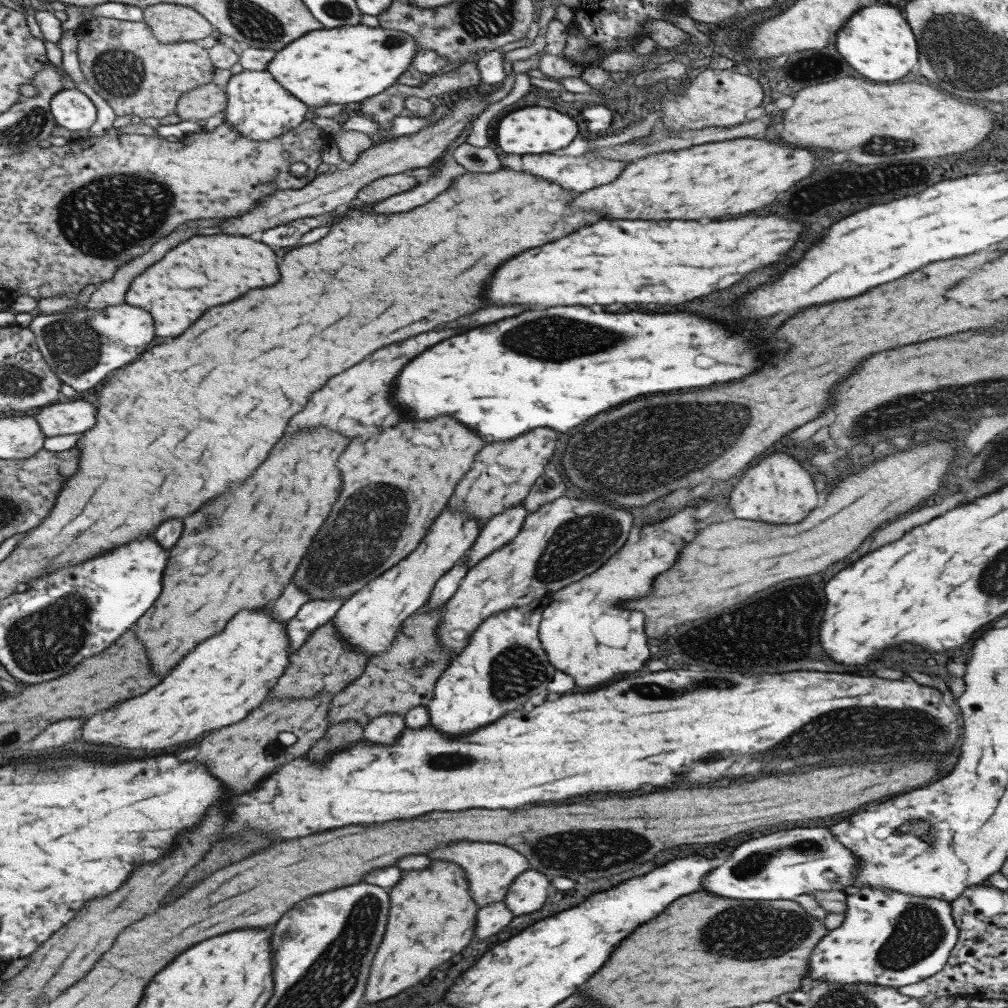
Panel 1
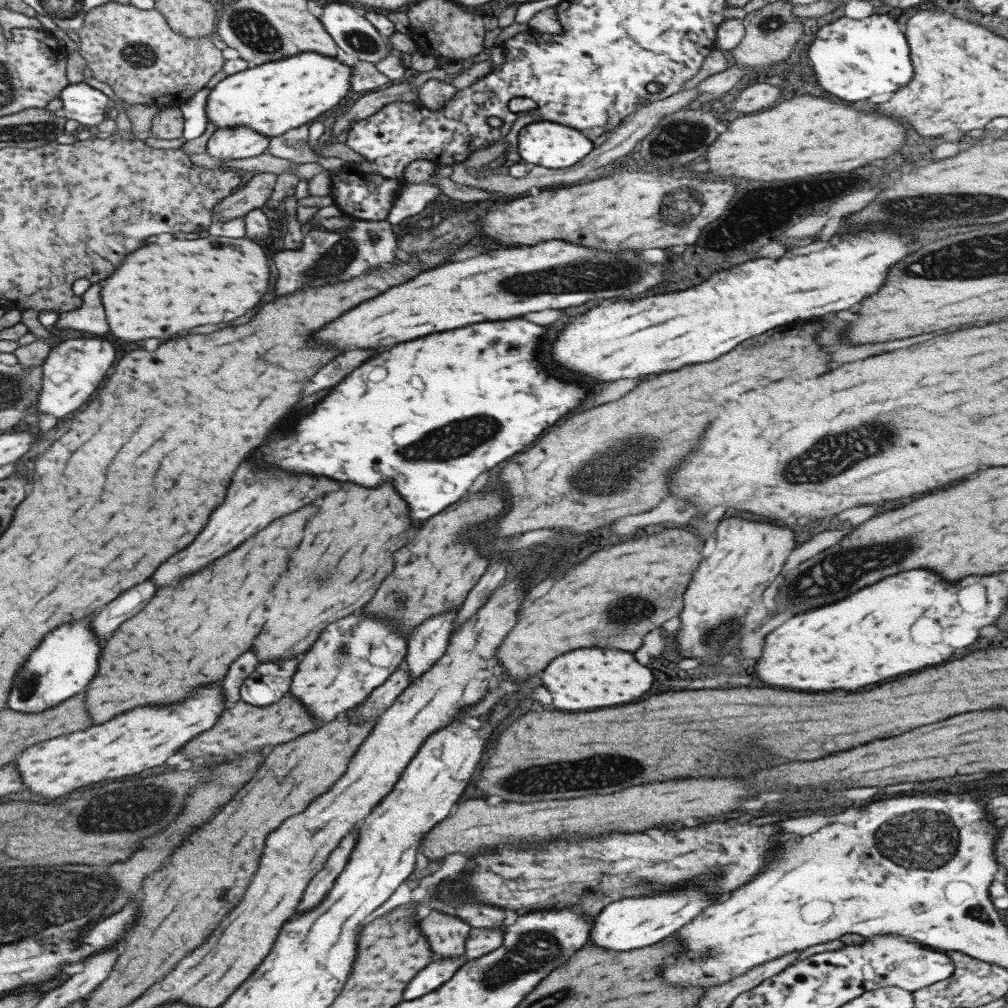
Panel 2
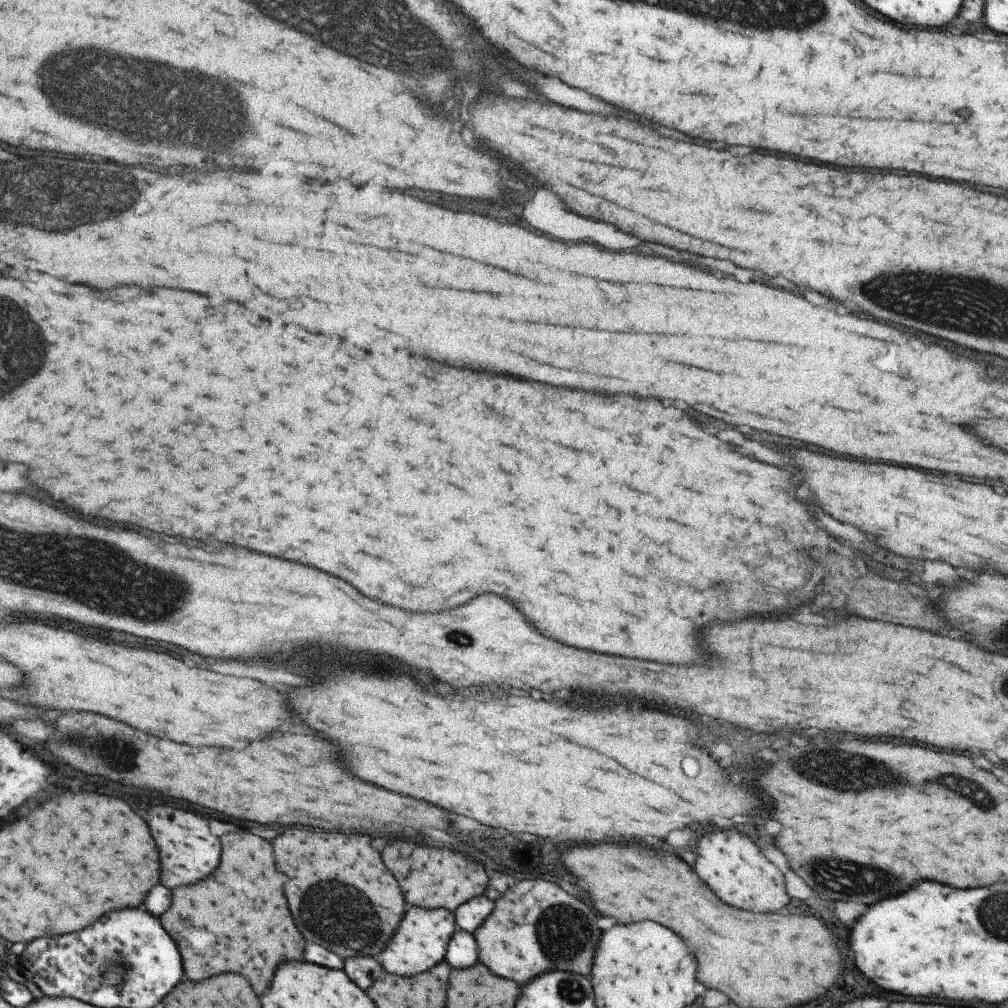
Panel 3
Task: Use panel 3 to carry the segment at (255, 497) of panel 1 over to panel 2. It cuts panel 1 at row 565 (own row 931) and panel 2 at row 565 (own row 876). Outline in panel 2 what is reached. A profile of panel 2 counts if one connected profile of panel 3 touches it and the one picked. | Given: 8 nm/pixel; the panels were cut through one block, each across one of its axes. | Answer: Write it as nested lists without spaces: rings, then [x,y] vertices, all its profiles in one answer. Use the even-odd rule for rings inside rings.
[[[303,506],[297,512],[273,520],[255,536],[251,536],[225,556],[217,558],[213,564],[203,566],[199,572],[185,576],[175,586],[157,590],[153,594],[153,600],[149,600],[149,604],[139,614],[119,624],[117,630],[111,632],[107,648],[102,647],[103,654],[99,655],[99,672],[95,672],[95,680],[87,684],[85,704],[93,722],[99,724],[103,720],[117,716],[119,712],[127,712],[129,708],[141,704],[171,704],[175,700],[181,700],[195,686],[221,680],[229,664],[251,646],[253,638],[261,630],[263,626],[261,602],[267,600],[267,592],[273,588],[275,576],[279,576],[279,572],[285,570],[287,554],[293,548],[297,548],[303,526],[313,512],[315,506]]]

